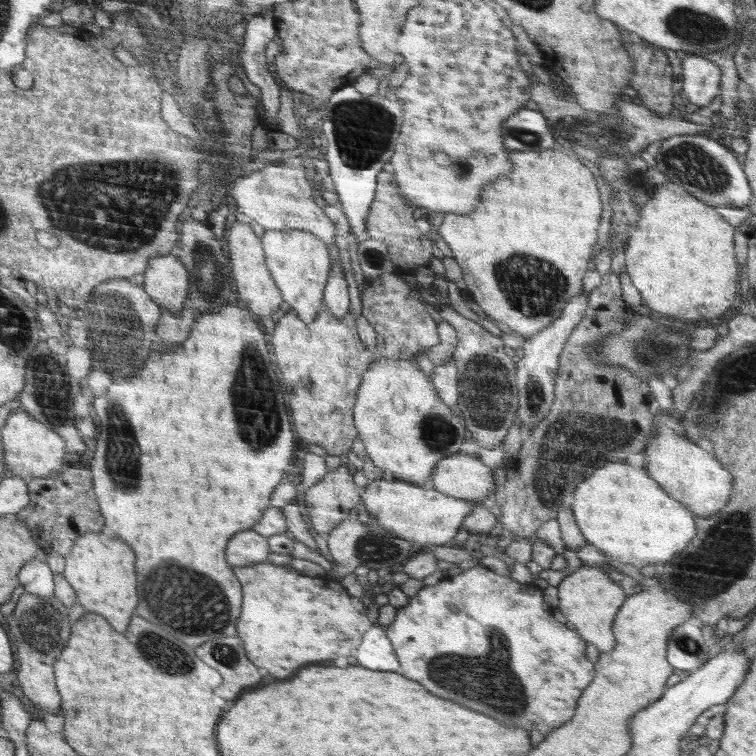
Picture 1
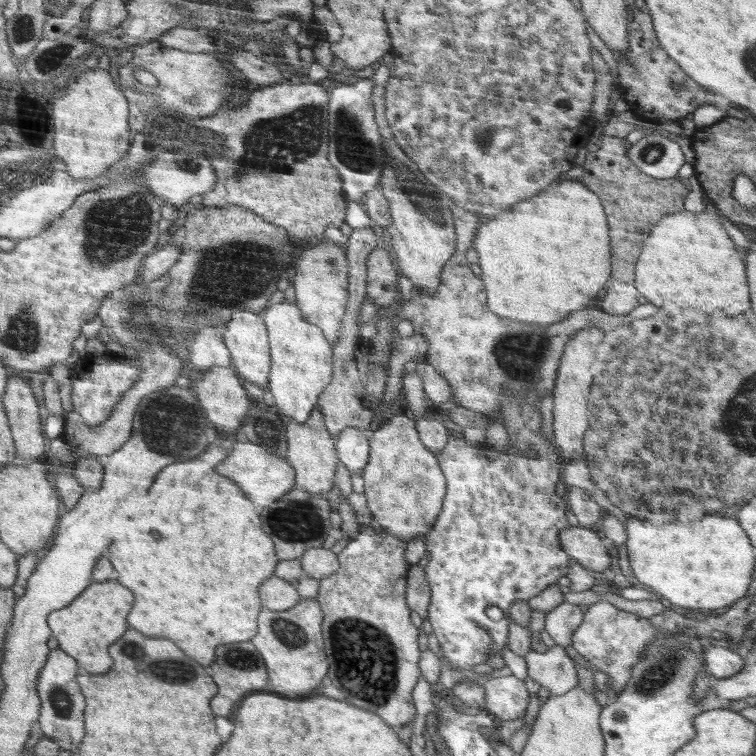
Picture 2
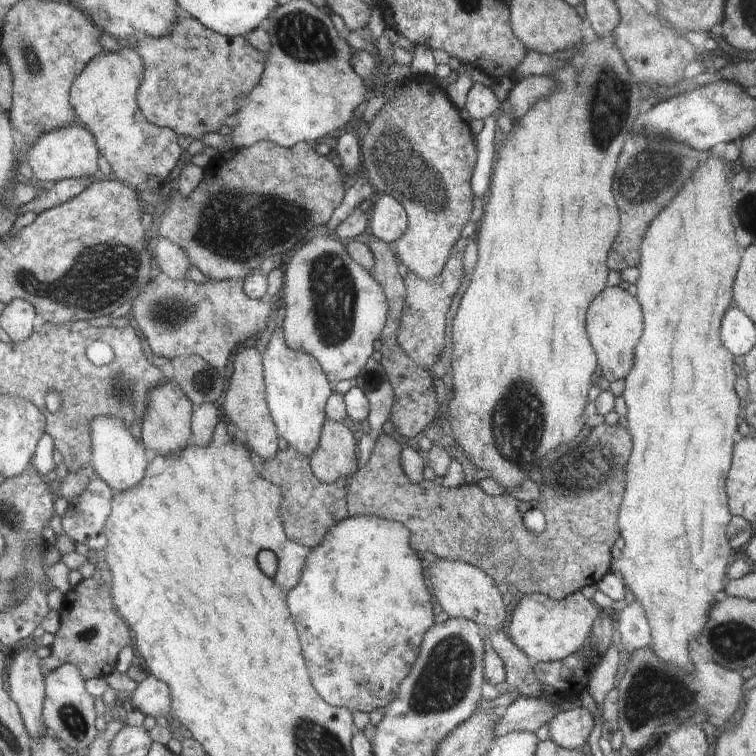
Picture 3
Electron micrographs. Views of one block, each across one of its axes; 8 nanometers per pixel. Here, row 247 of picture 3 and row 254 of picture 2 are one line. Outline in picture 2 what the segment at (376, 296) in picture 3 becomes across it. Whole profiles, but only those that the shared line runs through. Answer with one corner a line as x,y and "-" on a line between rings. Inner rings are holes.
330,241
328,244
306,242
306,247
303,248
302,255
296,264
295,283
293,284
296,295
295,304
308,321
323,330
323,336
333,343
332,346
336,346
339,328
343,324
348,302
350,302
350,292
346,292
348,262
340,247
342,246

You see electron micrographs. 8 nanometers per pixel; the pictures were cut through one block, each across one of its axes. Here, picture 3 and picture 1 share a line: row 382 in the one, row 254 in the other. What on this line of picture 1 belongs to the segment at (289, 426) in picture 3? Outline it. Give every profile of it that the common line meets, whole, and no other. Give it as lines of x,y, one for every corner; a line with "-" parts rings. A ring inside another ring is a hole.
265,230
262,234
263,251
265,252
266,266
275,279
280,292
284,293
284,302
290,304
300,320
312,323
324,310
323,295
326,292
328,270
330,270
330,250
327,244
319,237
312,236
310,232
302,230

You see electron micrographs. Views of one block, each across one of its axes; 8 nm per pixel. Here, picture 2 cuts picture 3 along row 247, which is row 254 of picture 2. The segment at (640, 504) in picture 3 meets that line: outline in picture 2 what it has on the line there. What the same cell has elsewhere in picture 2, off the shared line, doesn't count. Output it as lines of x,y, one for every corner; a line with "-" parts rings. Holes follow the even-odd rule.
711,202
706,212
695,214
684,210
660,220
660,228
652,232
644,256
640,256
640,268
635,268
635,287
648,303
660,304
660,300
676,300
680,296
688,306
699,308
707,316
712,310
726,316
745,315
750,308
748,283
742,256
722,230
720,216
-
684,272
684,274
676,274
-
678,276
688,276
688,282
678,286

